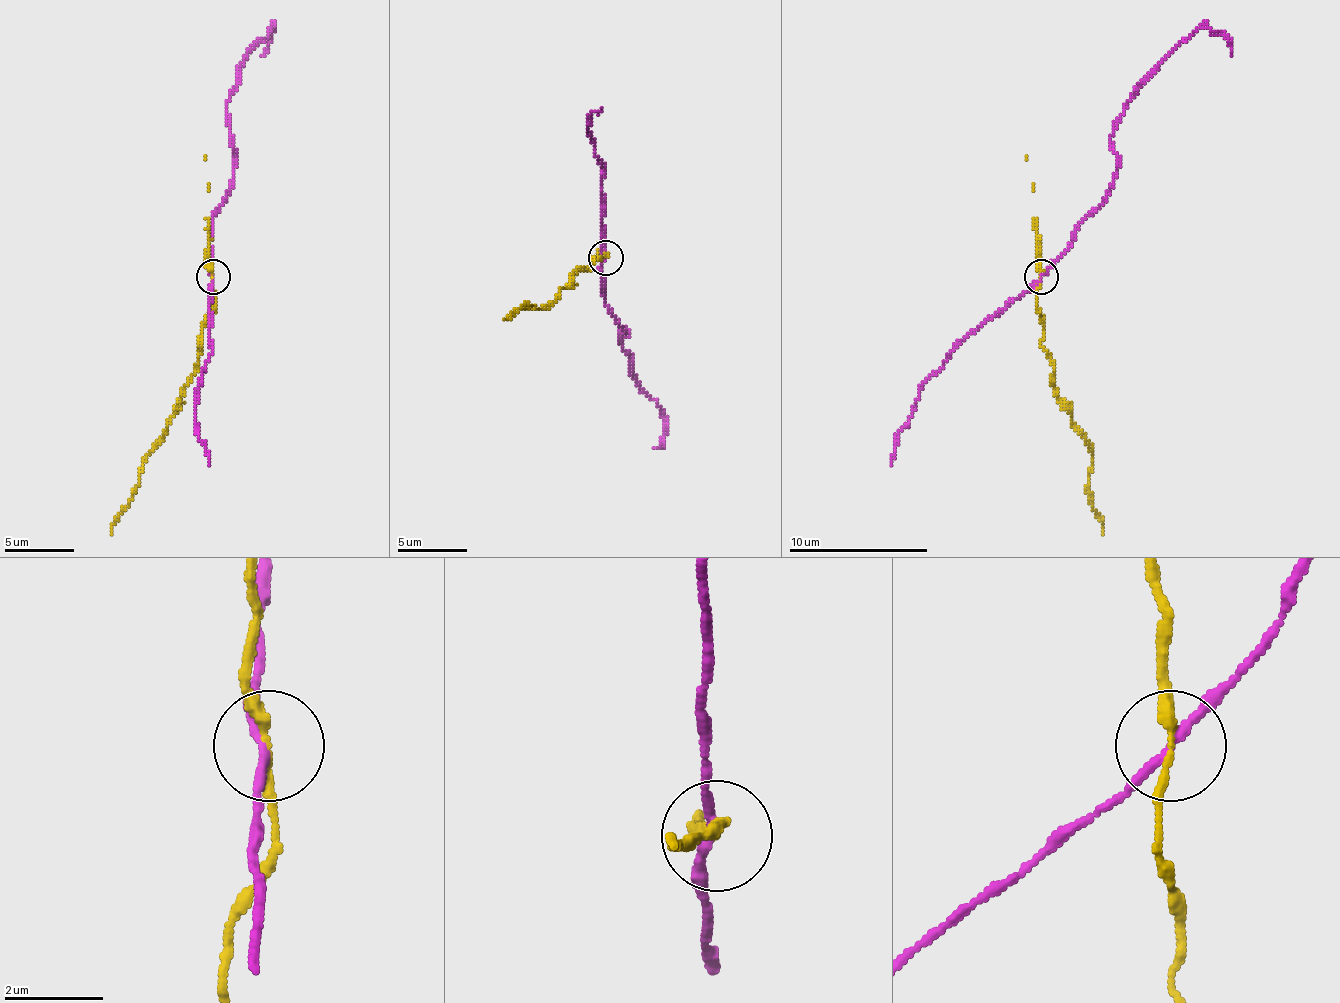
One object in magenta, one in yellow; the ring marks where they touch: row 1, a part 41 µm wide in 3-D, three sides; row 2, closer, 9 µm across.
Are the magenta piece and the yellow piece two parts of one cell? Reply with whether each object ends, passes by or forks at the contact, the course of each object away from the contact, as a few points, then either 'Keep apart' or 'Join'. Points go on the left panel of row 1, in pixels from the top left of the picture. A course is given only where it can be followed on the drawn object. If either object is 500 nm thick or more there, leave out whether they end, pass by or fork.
At the ring magenta passes by. At the ring yellow passes by. Course of magenta: (212, 278), (209, 225), (233, 180), (229, 94), (236, 66), (275, 28), (261, 55). Course of yellow: (212, 278), (216, 309), (202, 330), (202, 347), (181, 409), (150, 455), (132, 500), (111, 534). Keep apart

